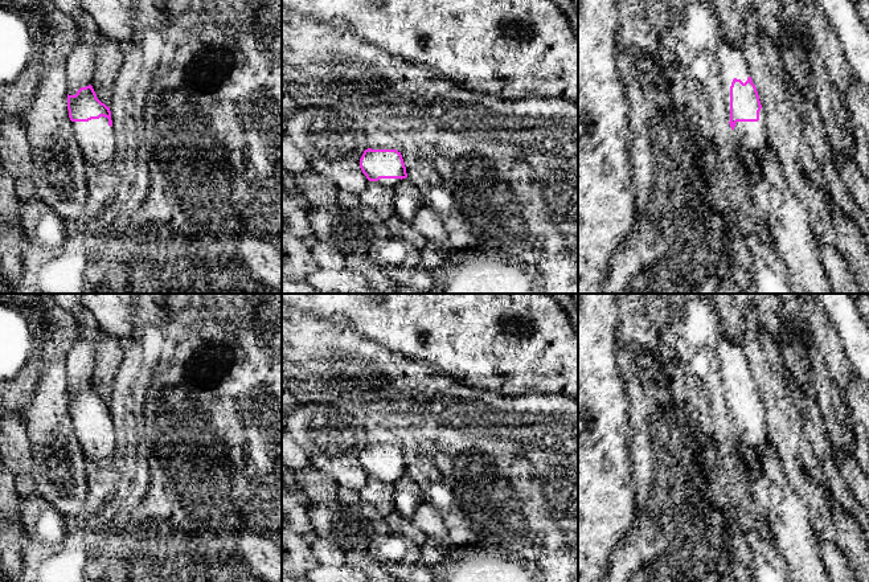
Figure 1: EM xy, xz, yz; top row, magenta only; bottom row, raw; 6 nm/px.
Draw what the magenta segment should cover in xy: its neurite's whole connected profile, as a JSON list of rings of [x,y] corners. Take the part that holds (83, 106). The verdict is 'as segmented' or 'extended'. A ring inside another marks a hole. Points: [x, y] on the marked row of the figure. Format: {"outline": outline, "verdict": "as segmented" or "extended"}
{"outline": [[[91,85],[75,95],[67,94],[67,110],[77,143],[91,168],[104,172],[116,156],[116,138],[111,111],[102,103]]], "verdict": "extended"}

